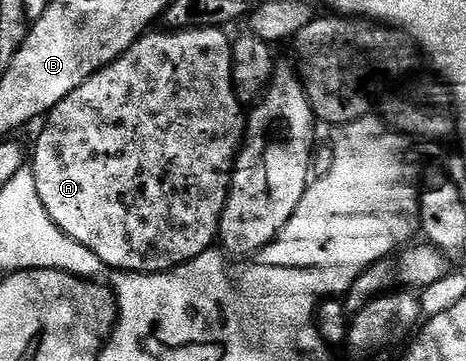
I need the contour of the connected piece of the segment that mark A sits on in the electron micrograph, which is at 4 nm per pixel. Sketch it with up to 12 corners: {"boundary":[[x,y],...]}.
{"boundary":[[222,27],[148,31],[42,121],[49,217],[111,269],[216,243]]}

